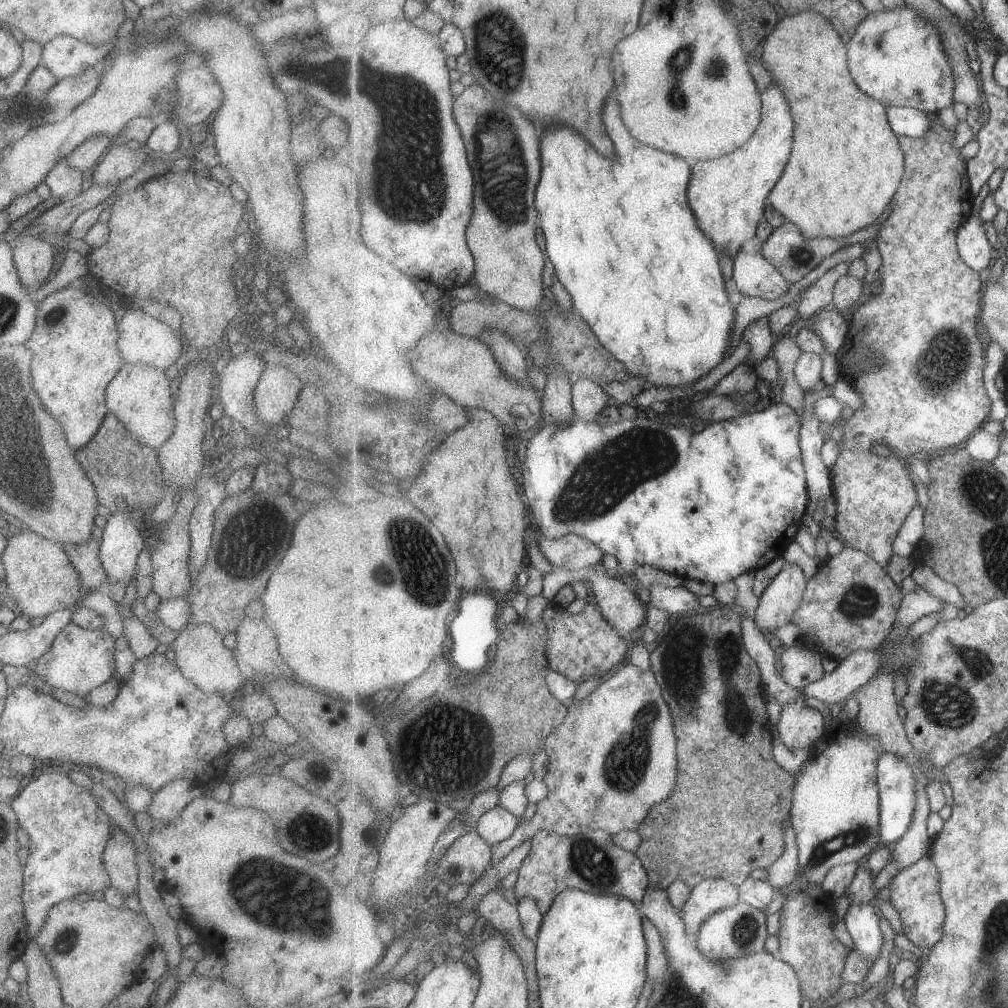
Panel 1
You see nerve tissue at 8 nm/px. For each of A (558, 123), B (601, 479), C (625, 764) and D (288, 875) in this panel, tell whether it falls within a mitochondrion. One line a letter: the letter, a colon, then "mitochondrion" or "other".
A: other
B: mitochondrion
C: mitochondrion
D: mitochondrion

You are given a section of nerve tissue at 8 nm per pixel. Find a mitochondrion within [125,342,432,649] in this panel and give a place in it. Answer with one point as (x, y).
(255, 528)

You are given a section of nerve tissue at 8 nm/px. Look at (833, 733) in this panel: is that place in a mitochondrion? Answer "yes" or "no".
no

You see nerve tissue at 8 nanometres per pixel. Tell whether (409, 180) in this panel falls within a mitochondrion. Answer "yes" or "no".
yes

